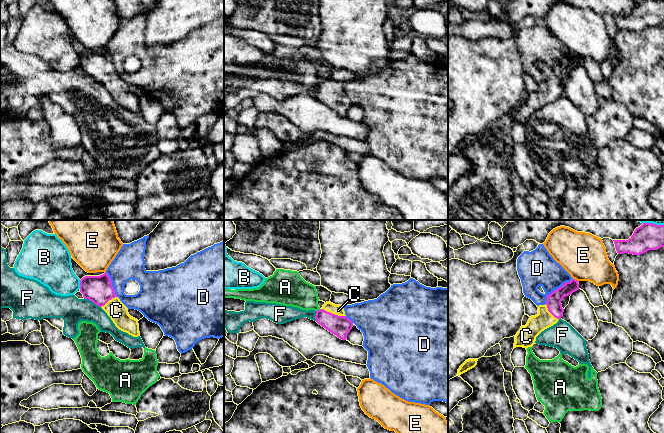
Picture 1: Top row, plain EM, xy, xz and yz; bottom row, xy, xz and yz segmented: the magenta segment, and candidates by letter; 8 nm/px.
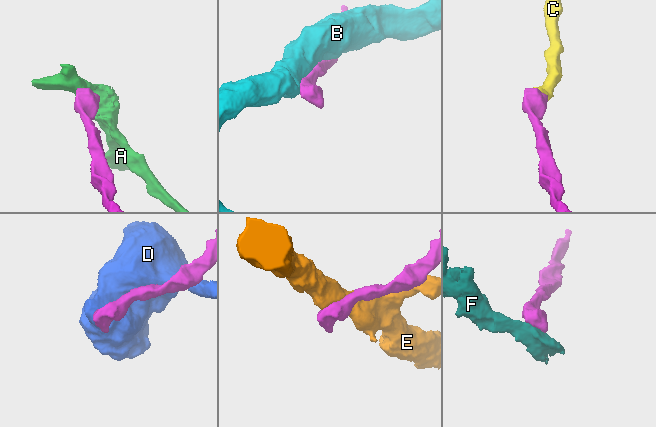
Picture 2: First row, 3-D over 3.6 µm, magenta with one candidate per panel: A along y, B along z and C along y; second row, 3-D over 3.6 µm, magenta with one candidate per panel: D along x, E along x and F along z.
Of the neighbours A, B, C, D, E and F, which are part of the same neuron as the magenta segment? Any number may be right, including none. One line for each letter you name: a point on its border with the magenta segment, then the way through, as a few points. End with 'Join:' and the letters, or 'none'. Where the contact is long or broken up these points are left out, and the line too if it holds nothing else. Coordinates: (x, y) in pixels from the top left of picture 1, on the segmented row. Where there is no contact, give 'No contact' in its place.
C: Touches magenta at xz (334, 314). Path across: xz (340, 326), (334, 320), (334, 314), (338, 310)
Join: C

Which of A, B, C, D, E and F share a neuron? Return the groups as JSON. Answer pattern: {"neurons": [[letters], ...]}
{"neurons": [["A", "F"], ["B"], ["C"], ["D"], ["E"]]}

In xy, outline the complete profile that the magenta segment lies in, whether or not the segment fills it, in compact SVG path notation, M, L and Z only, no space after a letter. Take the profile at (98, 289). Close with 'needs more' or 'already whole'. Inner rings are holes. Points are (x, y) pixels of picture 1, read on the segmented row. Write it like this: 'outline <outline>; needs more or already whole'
outline M106 272L100 276L83 277L80 292L85 299L101 307L119 330L133 337L140 336L138 320L129 315L128 308L117 297Z; needs more

